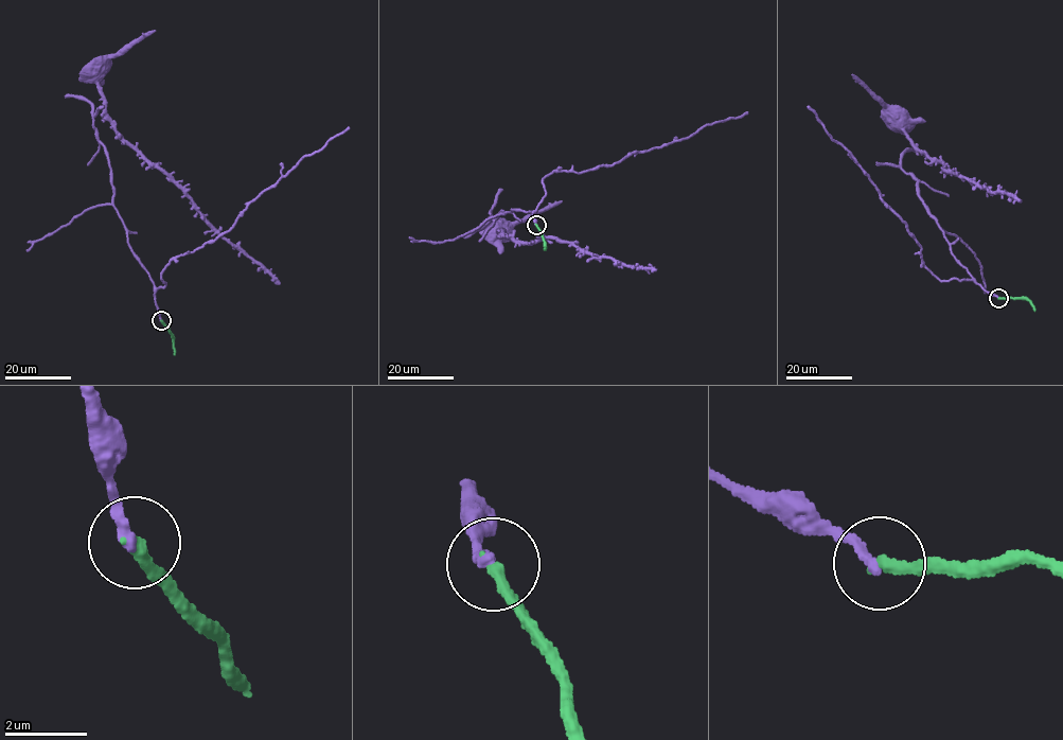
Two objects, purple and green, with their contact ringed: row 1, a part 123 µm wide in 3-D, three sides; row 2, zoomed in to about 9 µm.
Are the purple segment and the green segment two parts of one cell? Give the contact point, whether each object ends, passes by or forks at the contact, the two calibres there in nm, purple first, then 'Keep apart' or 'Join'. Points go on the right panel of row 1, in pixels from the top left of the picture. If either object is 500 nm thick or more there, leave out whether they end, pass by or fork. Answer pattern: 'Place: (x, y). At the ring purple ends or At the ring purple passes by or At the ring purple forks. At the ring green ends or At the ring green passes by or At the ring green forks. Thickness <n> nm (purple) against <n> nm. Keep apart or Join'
Place: (998, 298). At the ring purple ends. At the ring green ends. Thickness 280 nm (purple) against 280 nm. Join

